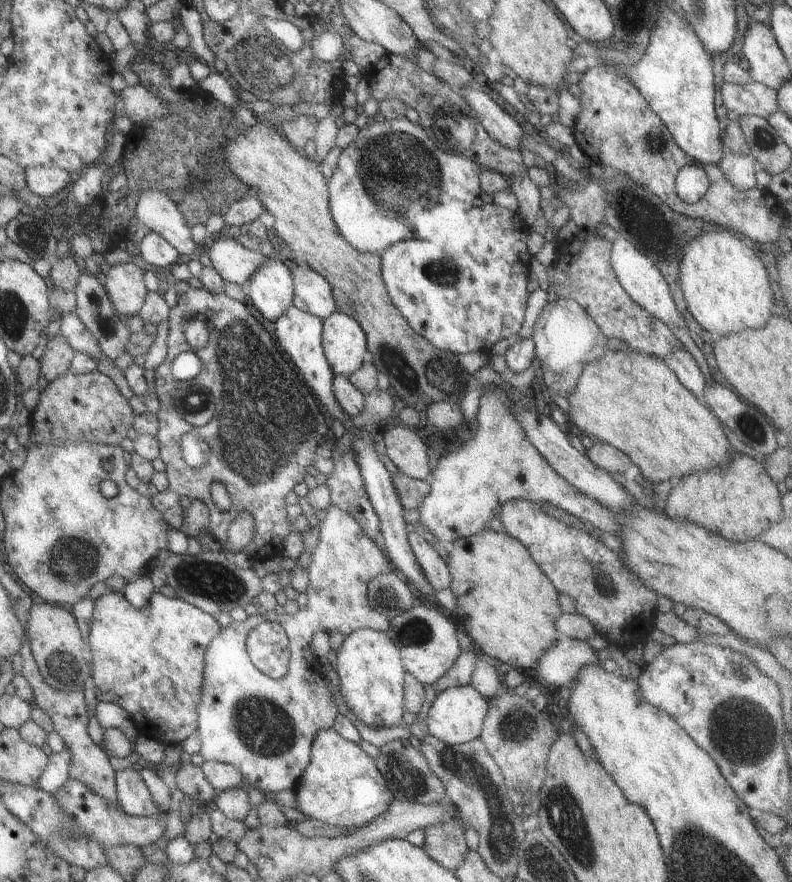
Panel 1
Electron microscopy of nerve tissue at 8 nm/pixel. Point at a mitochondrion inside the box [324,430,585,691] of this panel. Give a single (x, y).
(416, 632)

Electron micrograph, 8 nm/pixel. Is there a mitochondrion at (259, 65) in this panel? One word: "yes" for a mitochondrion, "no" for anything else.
yes

